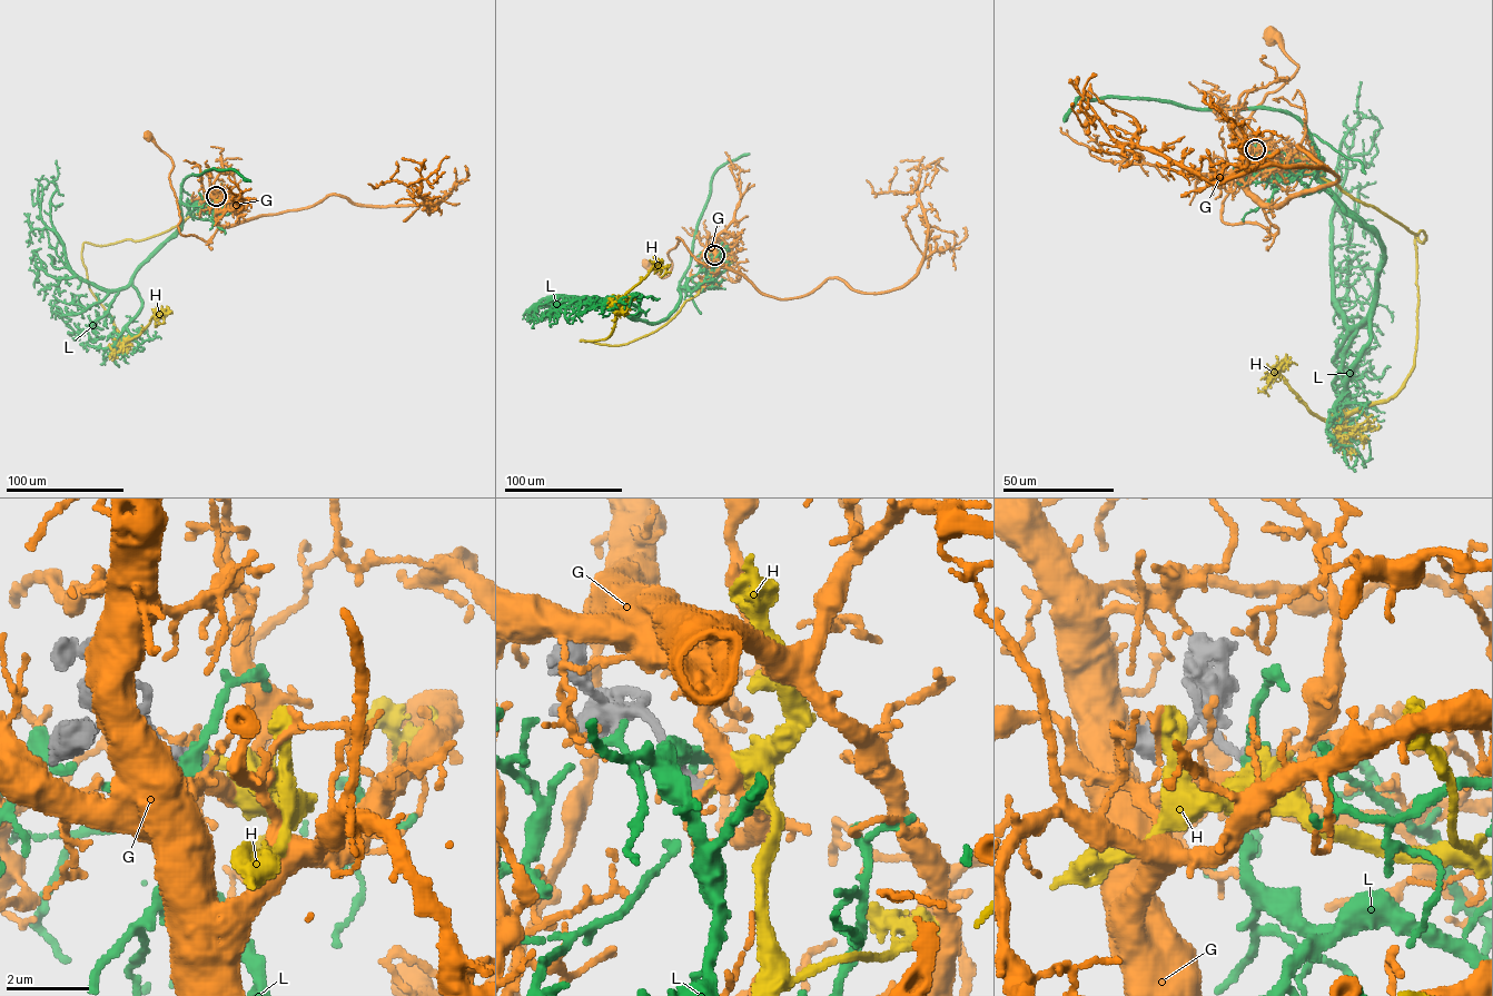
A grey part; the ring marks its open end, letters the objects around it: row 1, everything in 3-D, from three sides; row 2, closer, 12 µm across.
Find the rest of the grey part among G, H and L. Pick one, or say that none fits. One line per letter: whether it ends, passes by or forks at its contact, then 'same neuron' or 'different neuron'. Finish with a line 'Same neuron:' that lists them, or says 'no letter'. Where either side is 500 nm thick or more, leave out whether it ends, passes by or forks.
G: it forks | different neuron
H: it ends | same neuron
L: it passes by | different neuron
Same neuron: H

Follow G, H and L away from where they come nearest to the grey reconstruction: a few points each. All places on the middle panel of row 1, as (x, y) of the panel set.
G: (713, 255), (708, 267), (676, 237), (668, 253), (672, 263), (668, 276), (646, 265)
H: (713, 255), (711, 279), (655, 331), (619, 345), (580, 341), (611, 334), (622, 298), (662, 262), (653, 256)
L: (713, 255), (704, 287), (679, 288), (679, 302), (663, 319), (630, 318), (574, 296), (550, 298), (554, 312)

